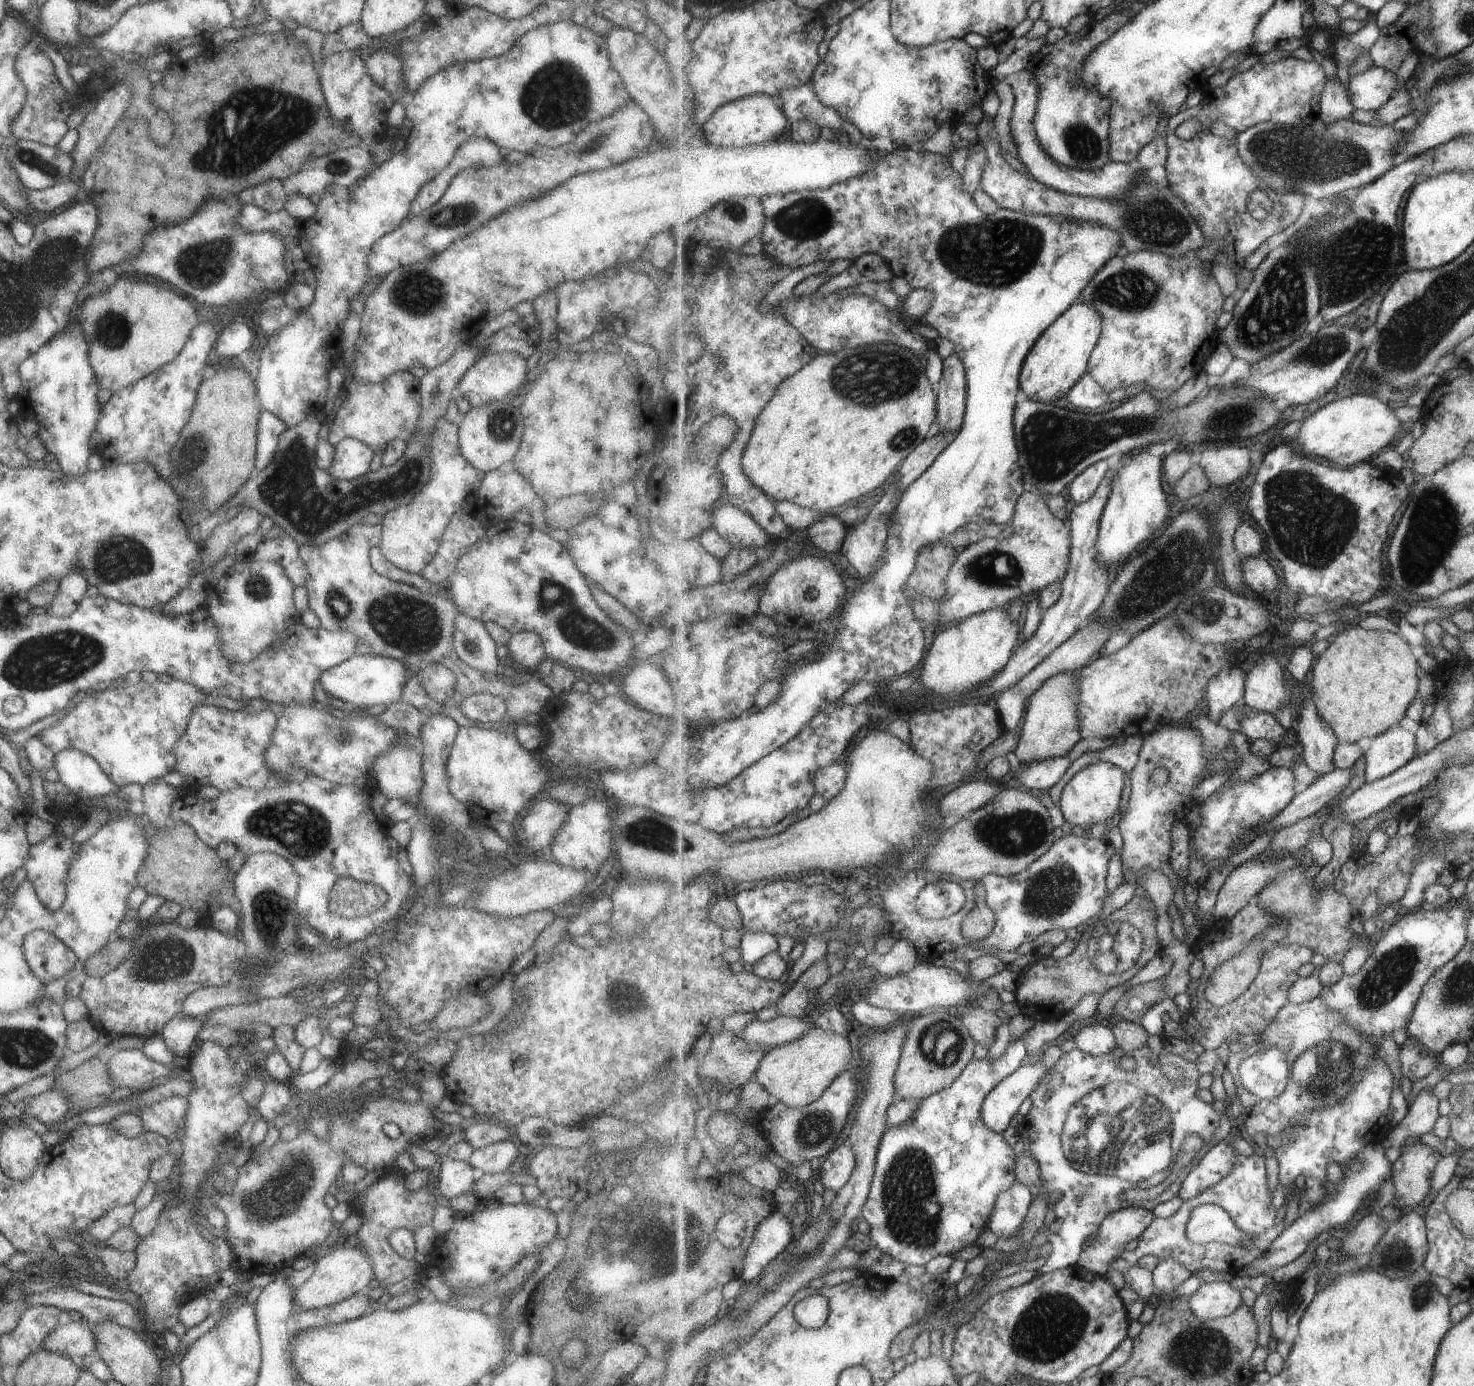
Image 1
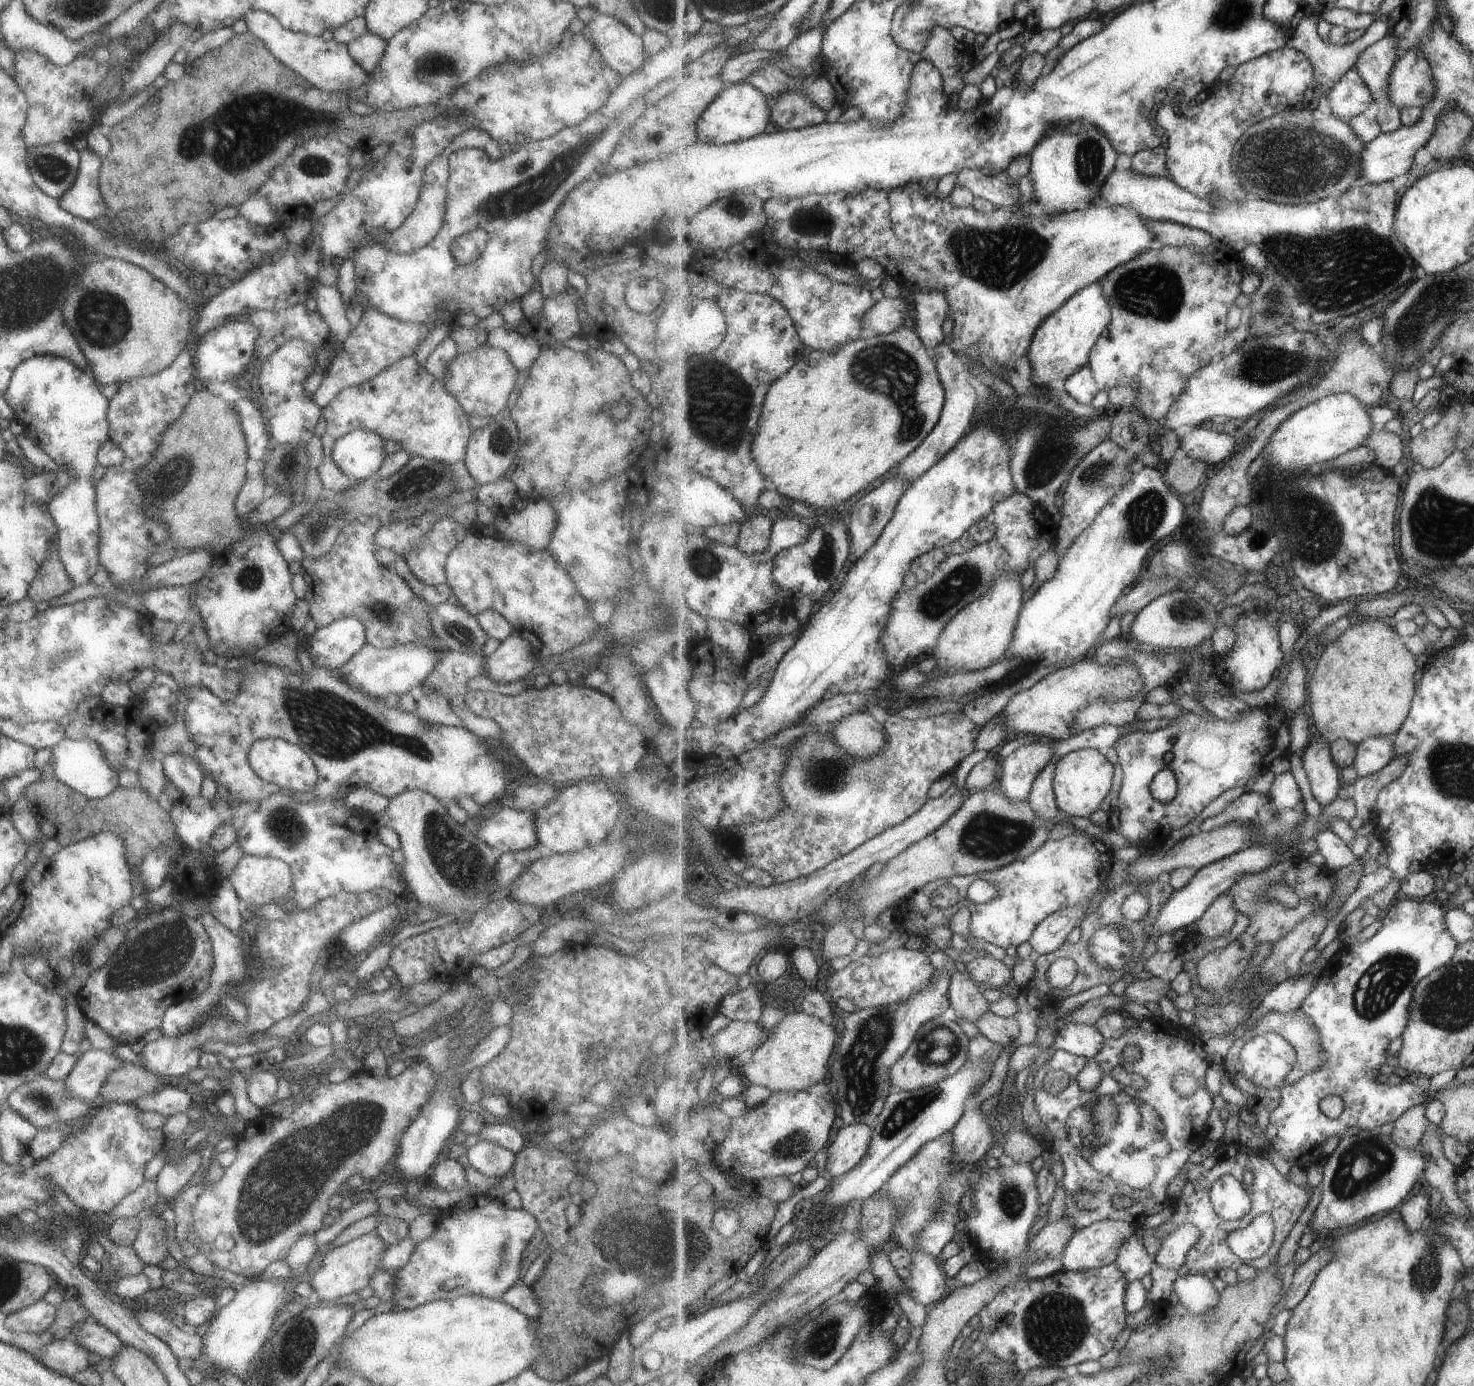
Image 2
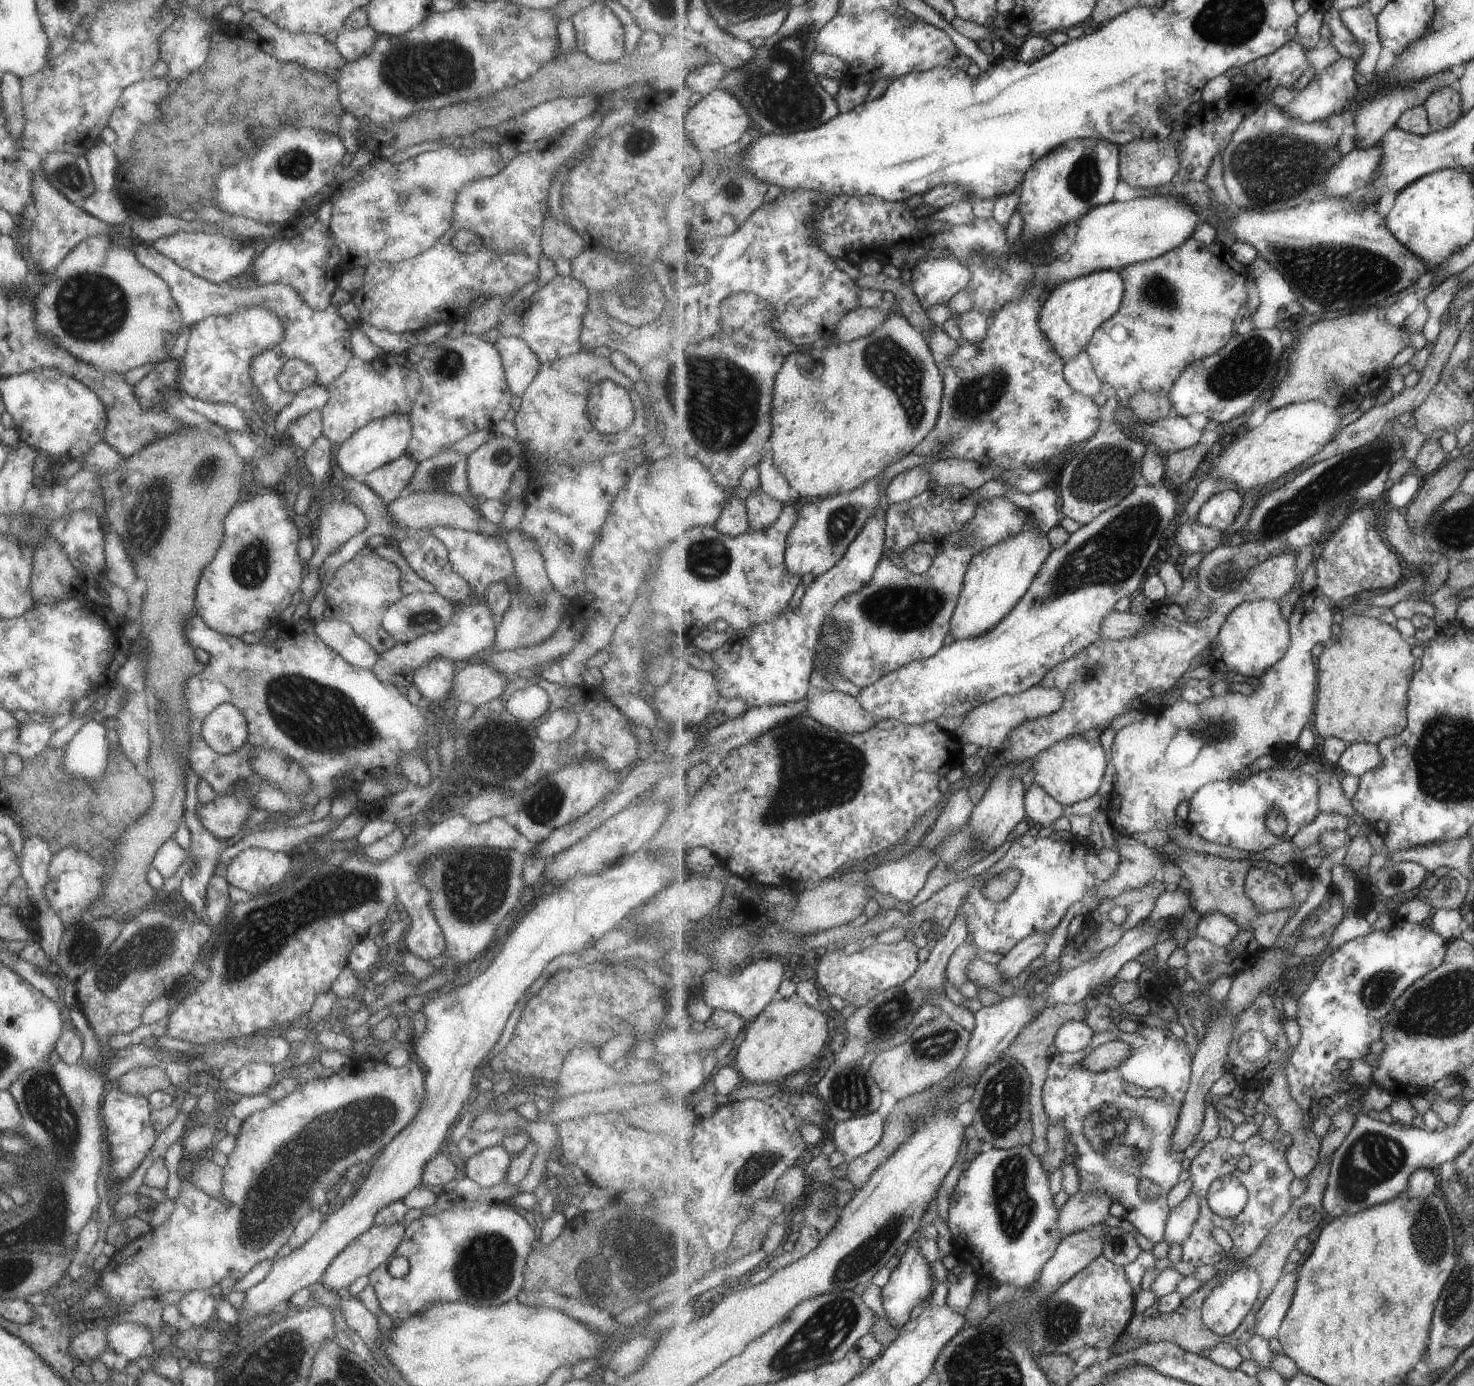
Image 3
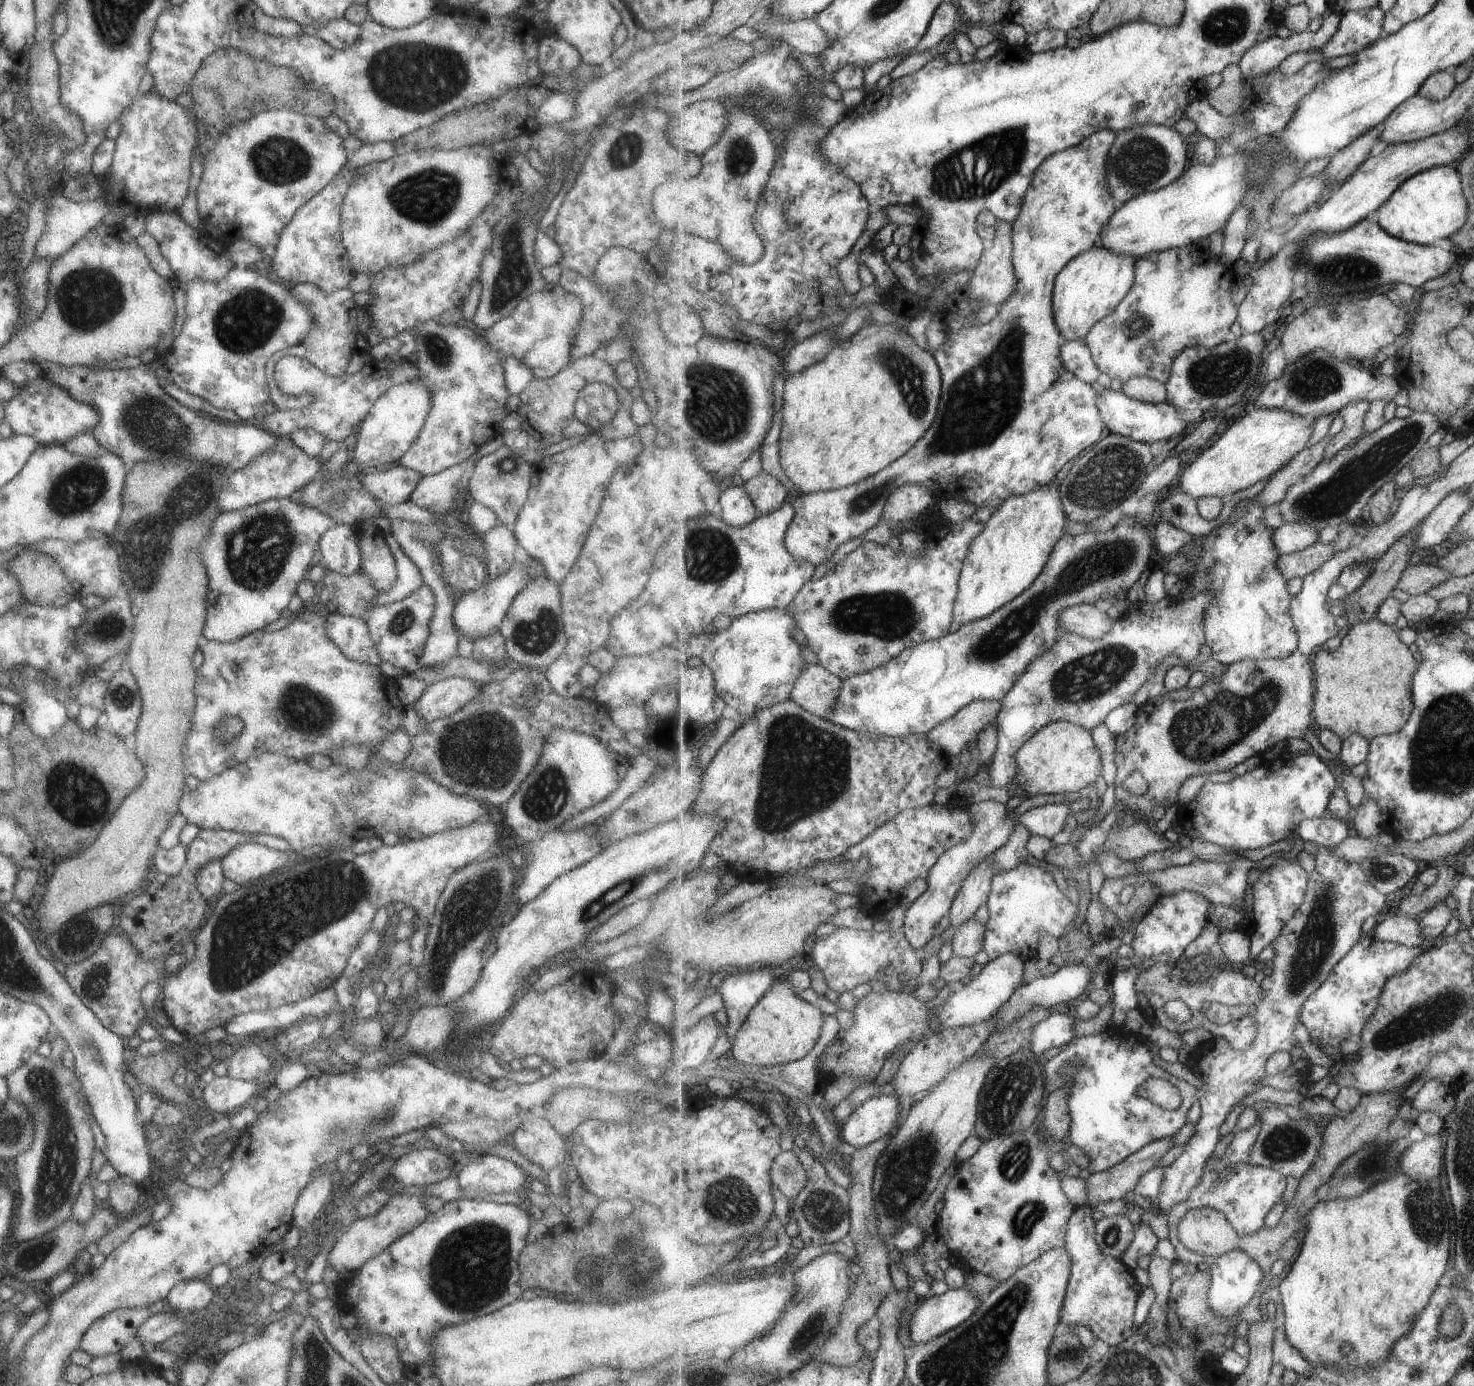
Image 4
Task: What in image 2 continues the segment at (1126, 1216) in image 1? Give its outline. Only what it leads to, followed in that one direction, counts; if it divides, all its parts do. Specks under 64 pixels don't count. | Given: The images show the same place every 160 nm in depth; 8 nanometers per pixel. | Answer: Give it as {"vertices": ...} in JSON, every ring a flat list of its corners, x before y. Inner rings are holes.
{"vertices":[[1105,1220,1077,1230,1064,1248,1063,1271,1087,1271,1113,1264,1125,1240,1133,1236,1134,1226,1125,1220]]}

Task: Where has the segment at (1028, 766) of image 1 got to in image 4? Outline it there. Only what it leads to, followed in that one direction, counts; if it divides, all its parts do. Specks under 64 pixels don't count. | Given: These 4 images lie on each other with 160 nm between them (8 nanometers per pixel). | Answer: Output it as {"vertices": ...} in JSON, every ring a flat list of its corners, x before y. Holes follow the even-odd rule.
{"vertices":[[1046,804,1031,807,1020,817,1020,823,1030,834,1038,834,1052,839,1065,828,1065,822,1072,815,1068,804]]}

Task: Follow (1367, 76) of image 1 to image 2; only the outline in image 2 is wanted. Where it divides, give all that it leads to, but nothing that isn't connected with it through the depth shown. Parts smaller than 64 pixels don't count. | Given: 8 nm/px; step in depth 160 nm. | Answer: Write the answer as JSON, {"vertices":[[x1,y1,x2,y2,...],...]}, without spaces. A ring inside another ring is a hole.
{"vertices":[[1355,67,1345,72,1345,76,1327,92,1327,100,1331,112,1346,121,1369,110,1369,106,1376,102,1373,92]]}

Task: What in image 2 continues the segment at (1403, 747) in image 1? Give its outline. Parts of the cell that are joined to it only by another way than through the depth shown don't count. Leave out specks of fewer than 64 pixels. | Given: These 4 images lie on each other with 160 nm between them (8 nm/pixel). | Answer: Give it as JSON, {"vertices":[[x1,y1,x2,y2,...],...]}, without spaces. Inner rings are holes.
{"vertices":[[1371,738,1357,745,1357,754,1351,767,1359,772,1360,777,1366,777,1379,770,1383,770,1387,764,1391,764,1396,759,1395,738]]}

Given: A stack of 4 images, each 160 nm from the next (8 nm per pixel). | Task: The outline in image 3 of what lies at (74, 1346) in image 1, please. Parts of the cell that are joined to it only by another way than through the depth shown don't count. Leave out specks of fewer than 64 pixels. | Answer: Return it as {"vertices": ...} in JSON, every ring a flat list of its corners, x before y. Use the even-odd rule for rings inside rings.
{"vertices":[[115,1321,106,1328,107,1349,123,1355,127,1361,139,1360,149,1349,152,1334,147,1327,135,1323]]}

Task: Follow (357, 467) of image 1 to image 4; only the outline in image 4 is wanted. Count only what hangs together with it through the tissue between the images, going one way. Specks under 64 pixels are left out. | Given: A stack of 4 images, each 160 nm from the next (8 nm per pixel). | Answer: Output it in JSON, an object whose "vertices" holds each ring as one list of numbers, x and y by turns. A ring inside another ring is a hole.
{"vertices":[[418,376,388,388,375,400,365,418,355,428,357,436,355,445,351,448,353,462,364,470,397,463,415,440,428,408,429,391]]}

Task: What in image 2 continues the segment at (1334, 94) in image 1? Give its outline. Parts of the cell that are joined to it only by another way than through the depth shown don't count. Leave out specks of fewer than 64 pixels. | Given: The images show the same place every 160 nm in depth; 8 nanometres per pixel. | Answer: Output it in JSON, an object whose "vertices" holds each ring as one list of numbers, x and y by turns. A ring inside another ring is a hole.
{"vertices":[[1314,12,1310,15,1302,15,1296,23,1296,28,1292,31,1292,36,1287,46,1303,52,1309,58,1315,70,1316,82,1321,85,1321,92,1325,92,1325,97,1327,97,1327,92,1345,76,1345,72,1349,72,1351,68,1355,67,1357,58,1359,58,1359,54,1361,54,1363,50,1367,50,1369,46,1384,40,1390,35,1389,28,1391,28,1391,26,1387,21,1375,20,1372,27,1370,27,1360,39,1354,41,1351,45,1340,46,1339,44,1331,45,1330,43,1325,43,1319,38,1319,34,1317,34,1317,24,1319,24,1321,20,1321,14,1315,14]]}

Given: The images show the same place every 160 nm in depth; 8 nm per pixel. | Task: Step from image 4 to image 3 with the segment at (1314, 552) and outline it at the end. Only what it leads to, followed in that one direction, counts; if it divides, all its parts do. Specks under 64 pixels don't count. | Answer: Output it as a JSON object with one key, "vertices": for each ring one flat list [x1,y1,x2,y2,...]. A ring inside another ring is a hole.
{"vertices":[[1298,550,1278,551,1270,556,1265,562,1255,565,1249,574,1244,578,1239,588,1225,594,1219,594,1215,600,1211,602,1210,616,1196,624,1187,624,1181,622,1177,618,1170,618,1161,614,1158,610,1149,612,1144,617,1148,618,1148,622,1144,629,1136,636,1130,639,1101,639,1096,643,1089,645,1083,652,1077,654,1073,658,1058,664,1051,672,1045,675,1041,681,1044,687,1059,687,1066,694,1064,707,1051,716,1046,716,1034,721,1029,721,1023,726,1014,729,1006,743,1005,748,998,752,1001,762,1014,764,1023,762,1025,759,1035,758,1042,751,1046,751,1051,745,1065,740,1067,737,1082,735,1085,732,1097,730,1107,726,1107,722,1114,718,1127,713,1129,708,1138,708,1141,704,1149,702,1151,696,1157,696,1161,692,1169,690,1177,685,1178,680,1189,670,1189,664,1193,662,1196,654,1201,650,1211,651,1213,644,1218,638,1221,627,1229,618,1229,615,1241,606,1245,601,1256,601,1261,599,1275,599,1276,601,1285,596,1297,582,1297,562]]}

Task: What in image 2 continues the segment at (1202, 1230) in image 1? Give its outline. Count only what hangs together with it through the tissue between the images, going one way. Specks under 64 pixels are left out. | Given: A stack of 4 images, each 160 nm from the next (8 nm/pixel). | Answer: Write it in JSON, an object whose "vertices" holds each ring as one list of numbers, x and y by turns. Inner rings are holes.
{"vertices":[[1271,1214,1255,1218,1250,1226,1231,1232,1227,1244,1242,1260,1253,1260,1267,1254,1275,1239,1275,1222],[1185,1222,1179,1228,1175,1228,1171,1234,1163,1235,1162,1247,1155,1256,1159,1267,1169,1270,1181,1270,1191,1248,1199,1242,1201,1230,1192,1223]]}

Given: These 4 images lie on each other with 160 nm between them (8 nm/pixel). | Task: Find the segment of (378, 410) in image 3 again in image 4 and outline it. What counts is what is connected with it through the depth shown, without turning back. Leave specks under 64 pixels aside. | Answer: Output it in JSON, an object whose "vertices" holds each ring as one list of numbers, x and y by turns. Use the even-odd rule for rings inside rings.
{"vertices":[[287,355,277,360,272,379,277,388,289,397,302,394,312,395,312,401,300,409,275,409,261,417,261,428,274,436,291,436,297,429,309,427,320,432,326,441,334,440,343,444,343,440,355,432,358,424,365,418,371,406,388,388,410,381,418,376,419,364,406,359,398,361,371,361,357,372,343,371,340,375,324,375,317,367,306,363,299,357]]}

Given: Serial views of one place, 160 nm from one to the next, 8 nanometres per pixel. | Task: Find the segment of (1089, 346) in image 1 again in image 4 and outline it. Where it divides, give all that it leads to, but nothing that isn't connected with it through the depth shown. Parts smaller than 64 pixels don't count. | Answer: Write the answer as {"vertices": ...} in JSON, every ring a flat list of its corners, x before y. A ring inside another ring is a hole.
{"vertices":[[1102,240,1091,250,1077,255,1057,275,1054,287,1053,310,1057,328,1067,341,1085,339,1100,320,1116,311,1132,290,1136,279,1135,257,1118,255,1102,245]]}

